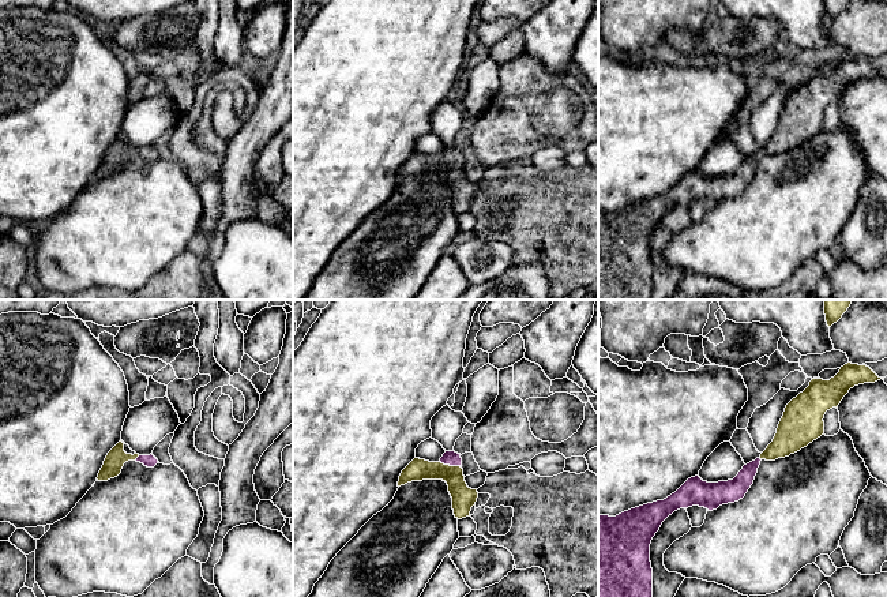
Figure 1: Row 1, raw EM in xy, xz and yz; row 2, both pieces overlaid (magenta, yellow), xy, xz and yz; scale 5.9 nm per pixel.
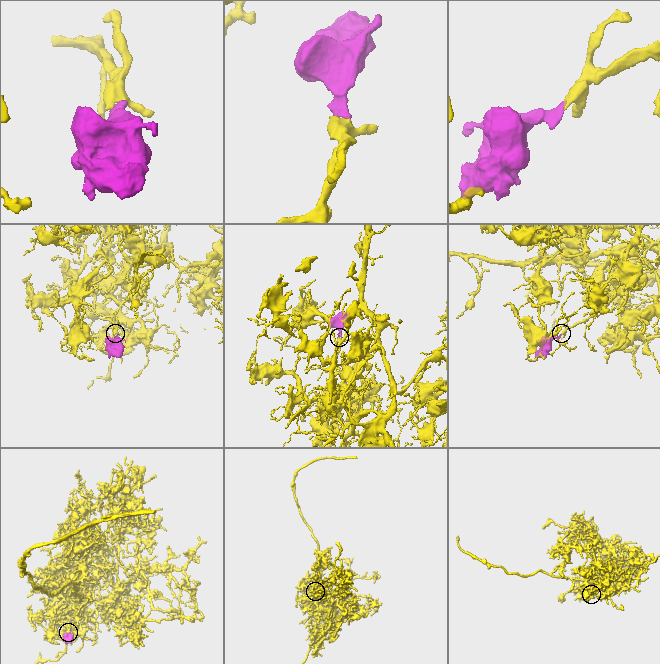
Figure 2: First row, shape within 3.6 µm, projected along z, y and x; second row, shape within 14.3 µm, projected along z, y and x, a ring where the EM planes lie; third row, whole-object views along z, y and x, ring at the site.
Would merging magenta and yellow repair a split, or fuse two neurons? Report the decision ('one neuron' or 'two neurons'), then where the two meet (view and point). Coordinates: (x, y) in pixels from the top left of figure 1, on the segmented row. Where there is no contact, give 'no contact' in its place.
one neuron | xz (450, 465)

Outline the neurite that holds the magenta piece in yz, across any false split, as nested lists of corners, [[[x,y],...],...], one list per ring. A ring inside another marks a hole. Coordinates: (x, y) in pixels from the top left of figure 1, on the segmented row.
[[[756,458],[744,465],[733,480],[707,483],[695,476],[664,500],[631,508],[616,517],[598,515],[598,597],[653,597],[650,544],[662,522],[680,508],[699,506],[713,511],[722,504],[738,502],[753,484],[760,461]]]

